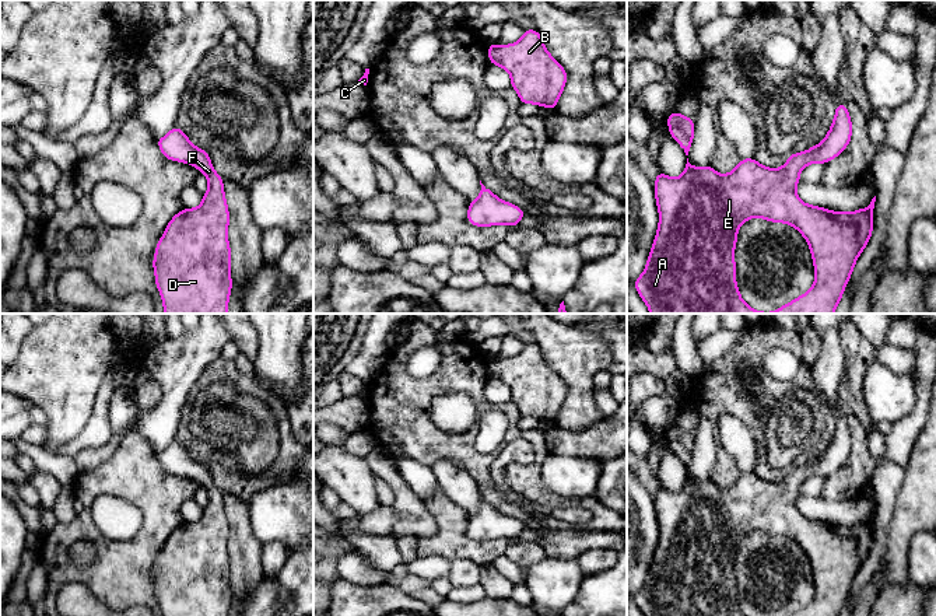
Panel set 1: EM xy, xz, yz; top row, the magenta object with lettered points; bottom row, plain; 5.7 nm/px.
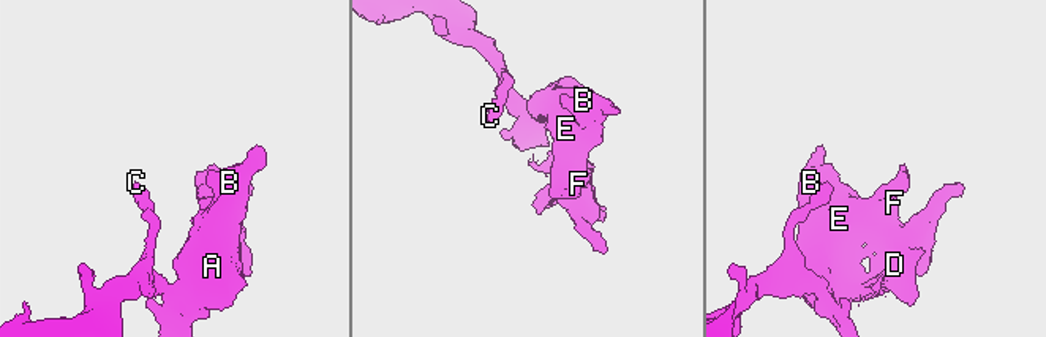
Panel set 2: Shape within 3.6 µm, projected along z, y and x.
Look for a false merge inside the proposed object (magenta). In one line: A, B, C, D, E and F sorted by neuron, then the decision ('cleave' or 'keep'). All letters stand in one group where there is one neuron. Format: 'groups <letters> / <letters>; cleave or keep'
groups A B C D E F; keep

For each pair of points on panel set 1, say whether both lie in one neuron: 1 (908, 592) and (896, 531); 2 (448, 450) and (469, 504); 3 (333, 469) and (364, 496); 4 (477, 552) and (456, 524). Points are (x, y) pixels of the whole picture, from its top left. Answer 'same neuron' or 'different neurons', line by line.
1: different neurons
2: different neurons
3: same neuron
4: same neuron

